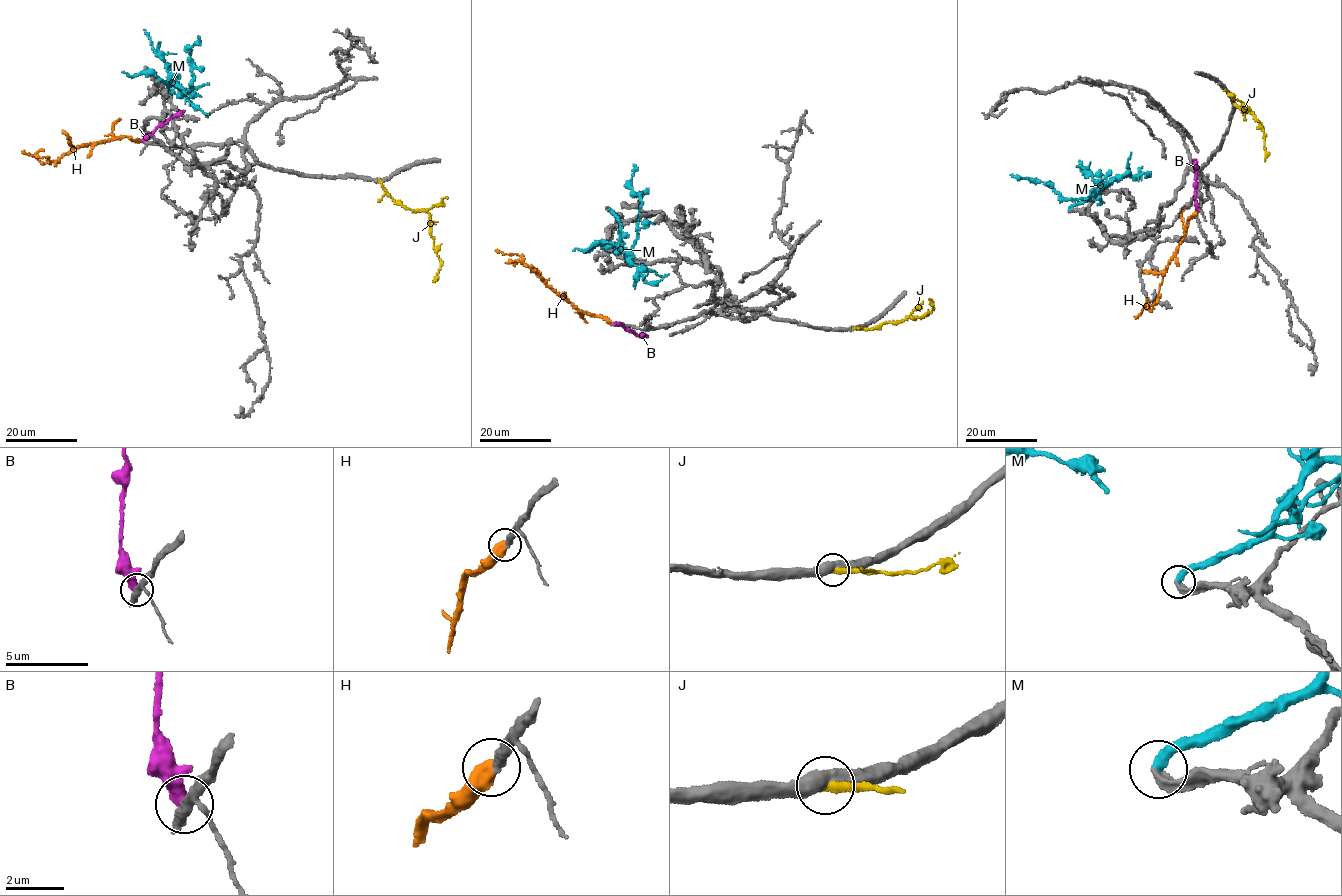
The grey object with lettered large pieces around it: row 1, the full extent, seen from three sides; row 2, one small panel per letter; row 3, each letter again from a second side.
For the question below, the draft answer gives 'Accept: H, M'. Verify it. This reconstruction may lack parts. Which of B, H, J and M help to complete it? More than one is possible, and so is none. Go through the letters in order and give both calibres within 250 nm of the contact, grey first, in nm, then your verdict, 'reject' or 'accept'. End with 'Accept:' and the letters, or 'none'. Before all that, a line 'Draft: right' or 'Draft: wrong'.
Draft: right
B: calibres 550 and 550 nm; reject
H: calibres 400 and 550 nm; accept
J: calibres 550 and 280 nm; reject
M: calibres 440 and 420 nm; accept
Accept: H, M

